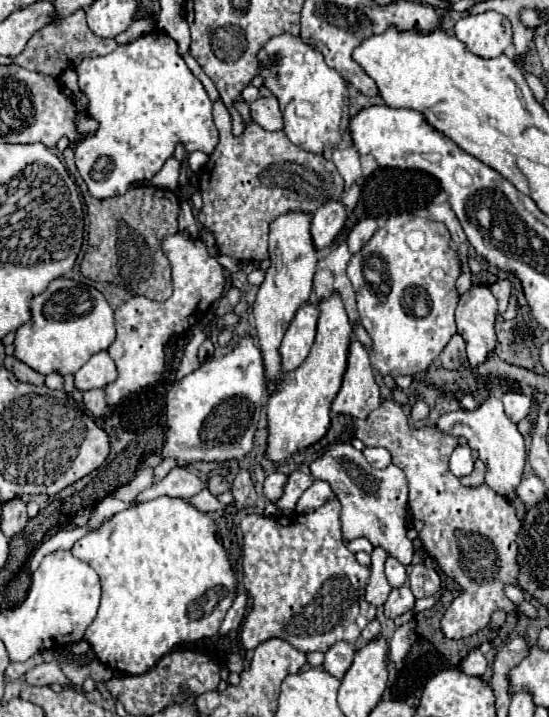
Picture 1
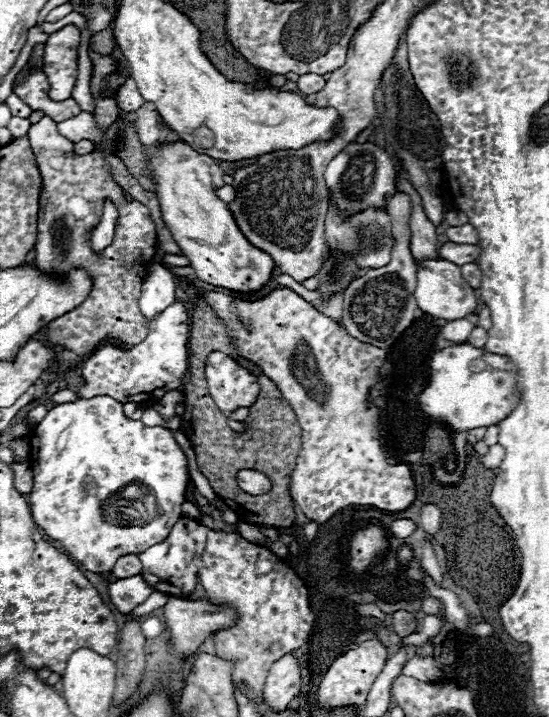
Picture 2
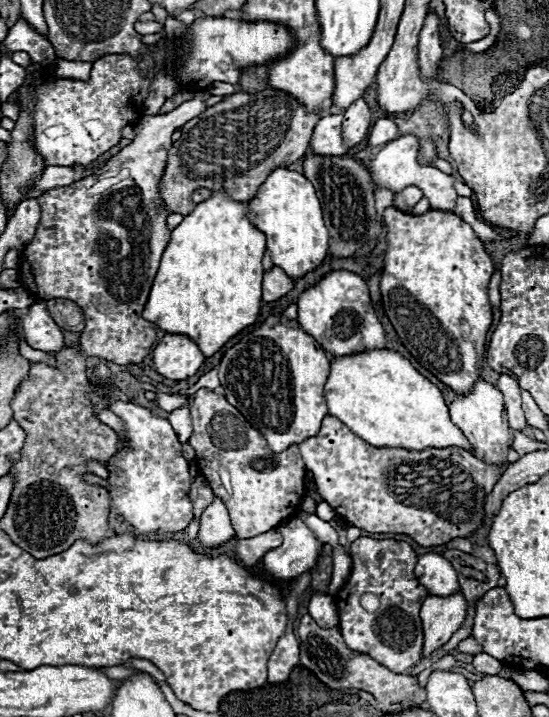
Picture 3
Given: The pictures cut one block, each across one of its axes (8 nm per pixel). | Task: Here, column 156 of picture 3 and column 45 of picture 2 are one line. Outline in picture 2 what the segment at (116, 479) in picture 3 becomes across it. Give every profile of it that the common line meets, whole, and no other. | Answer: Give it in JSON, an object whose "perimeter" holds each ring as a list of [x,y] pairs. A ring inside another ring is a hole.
{"perimeter":[[[110,396],[80,398],[78,402],[58,404],[30,434],[28,464],[34,474],[34,488],[28,506],[36,526],[58,540],[66,554],[90,572],[110,572],[122,554],[140,554],[164,542],[182,516],[182,502],[190,484],[184,452],[166,428],[148,428],[140,420],[130,420],[122,412],[122,402]]]}

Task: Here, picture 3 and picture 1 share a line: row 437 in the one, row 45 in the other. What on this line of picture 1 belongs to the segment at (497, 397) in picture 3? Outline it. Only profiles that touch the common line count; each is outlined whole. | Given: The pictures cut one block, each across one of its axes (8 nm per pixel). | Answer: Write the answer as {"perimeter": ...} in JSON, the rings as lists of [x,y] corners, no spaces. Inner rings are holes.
{"perimeter":[[[498,12],[466,16],[456,22],[454,34],[466,44],[468,52],[480,58],[496,58],[512,44],[510,22]]]}

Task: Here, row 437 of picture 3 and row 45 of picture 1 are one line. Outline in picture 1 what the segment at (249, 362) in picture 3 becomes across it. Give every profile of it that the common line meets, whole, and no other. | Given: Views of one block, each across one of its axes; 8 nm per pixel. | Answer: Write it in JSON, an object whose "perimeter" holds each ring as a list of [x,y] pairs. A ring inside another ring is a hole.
{"perimeter":[[[288,32],[270,38],[258,52],[258,76],[264,78],[264,86],[278,98],[284,116],[284,134],[290,138],[292,144],[316,154],[322,154],[328,148],[336,148],[342,134],[348,130],[348,120],[350,120],[348,84],[334,68],[330,68],[324,62],[324,56],[312,44]]]}

